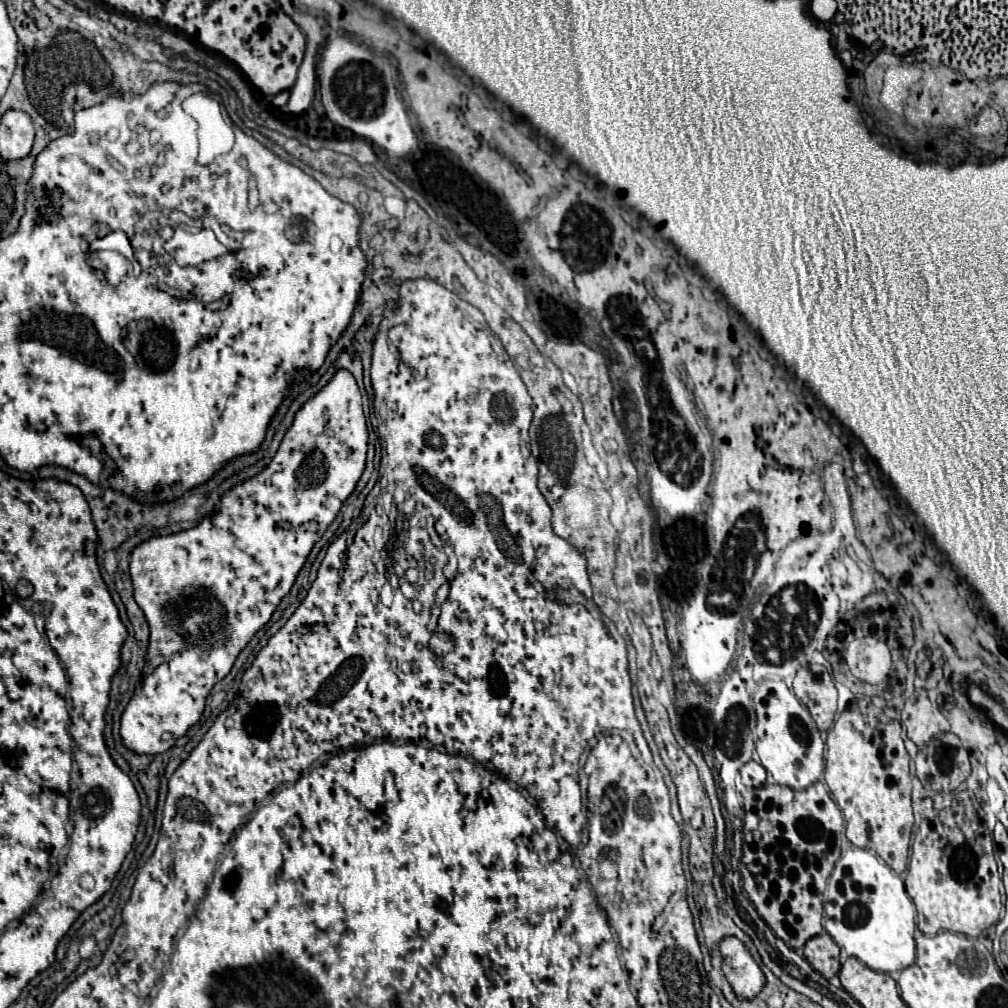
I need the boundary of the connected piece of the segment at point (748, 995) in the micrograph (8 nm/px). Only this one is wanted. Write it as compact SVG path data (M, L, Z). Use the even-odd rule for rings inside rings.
M724 936L720 940L722 972L728 978L738 1000L752 1000L762 990L766 976L758 962L752 958L744 942L736 936Z

